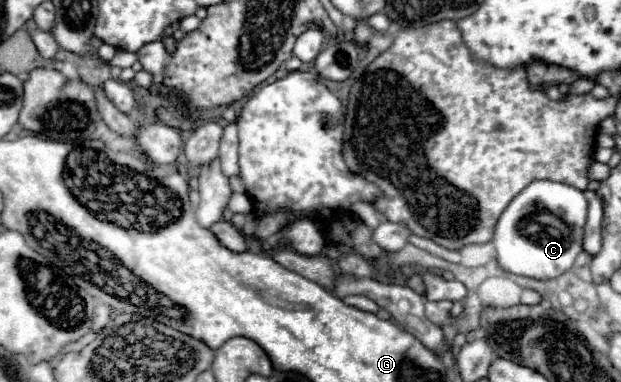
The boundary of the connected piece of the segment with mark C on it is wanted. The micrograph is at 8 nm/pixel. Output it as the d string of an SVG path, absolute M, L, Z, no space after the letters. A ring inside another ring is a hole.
M534 180L528 184L502 212L492 244L500 268L512 274L538 280L556 278L574 266L574 258L582 252L586 224L584 192L552 180ZM530 226L538 226L538 234L530 234Z

